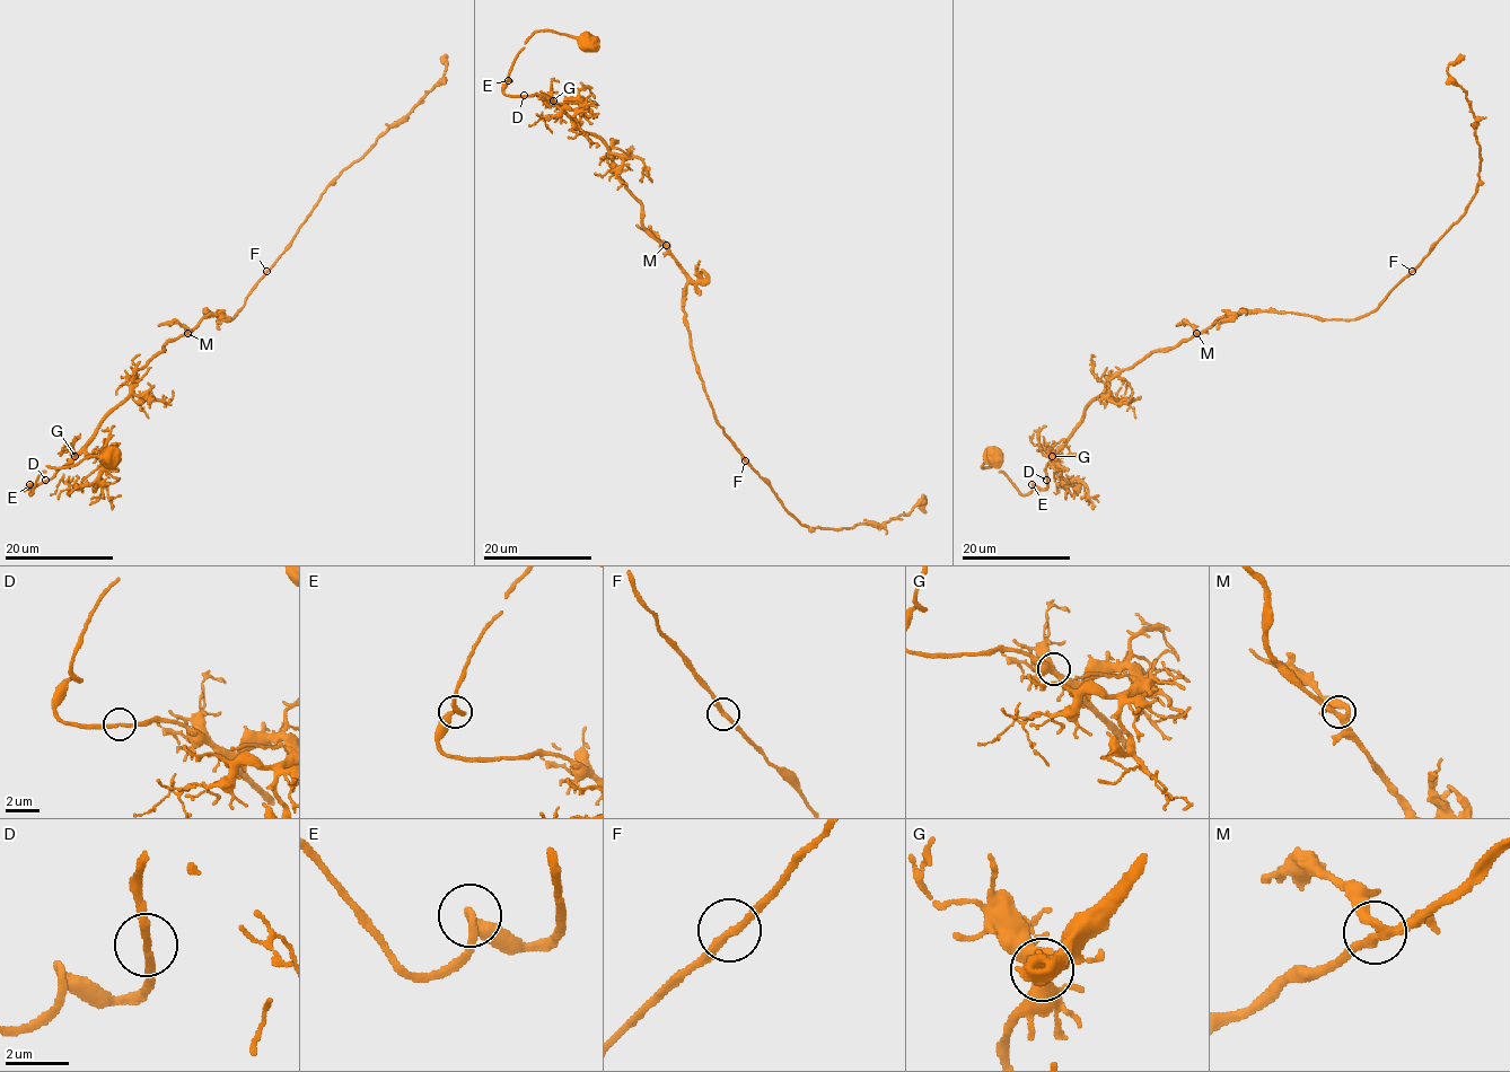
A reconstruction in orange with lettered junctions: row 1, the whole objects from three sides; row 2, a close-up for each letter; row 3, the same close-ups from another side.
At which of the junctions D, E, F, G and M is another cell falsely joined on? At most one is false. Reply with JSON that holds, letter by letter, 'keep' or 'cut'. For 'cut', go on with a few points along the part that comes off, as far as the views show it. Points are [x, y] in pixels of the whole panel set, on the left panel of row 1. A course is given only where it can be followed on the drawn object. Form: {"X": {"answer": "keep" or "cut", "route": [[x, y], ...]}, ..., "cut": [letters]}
{"D": {"answer": "keep"}, "E": {"answer": "keep"}, "F": {"answer": "keep"}, "G": {"answer": "keep"}, "M": {"answer": "keep"}, "cut": []}

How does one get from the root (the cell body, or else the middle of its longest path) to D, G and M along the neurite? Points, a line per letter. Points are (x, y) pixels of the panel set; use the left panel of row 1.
D: (204, 312), (209, 314), (190, 332), (170, 340), (135, 372), (133, 389), (105, 419), (91, 440), (45, 481)
G: (204, 312), (209, 314), (190, 332), (170, 340), (135, 372), (133, 389), (75, 456)
M: (204, 312), (209, 314), (187, 333)

